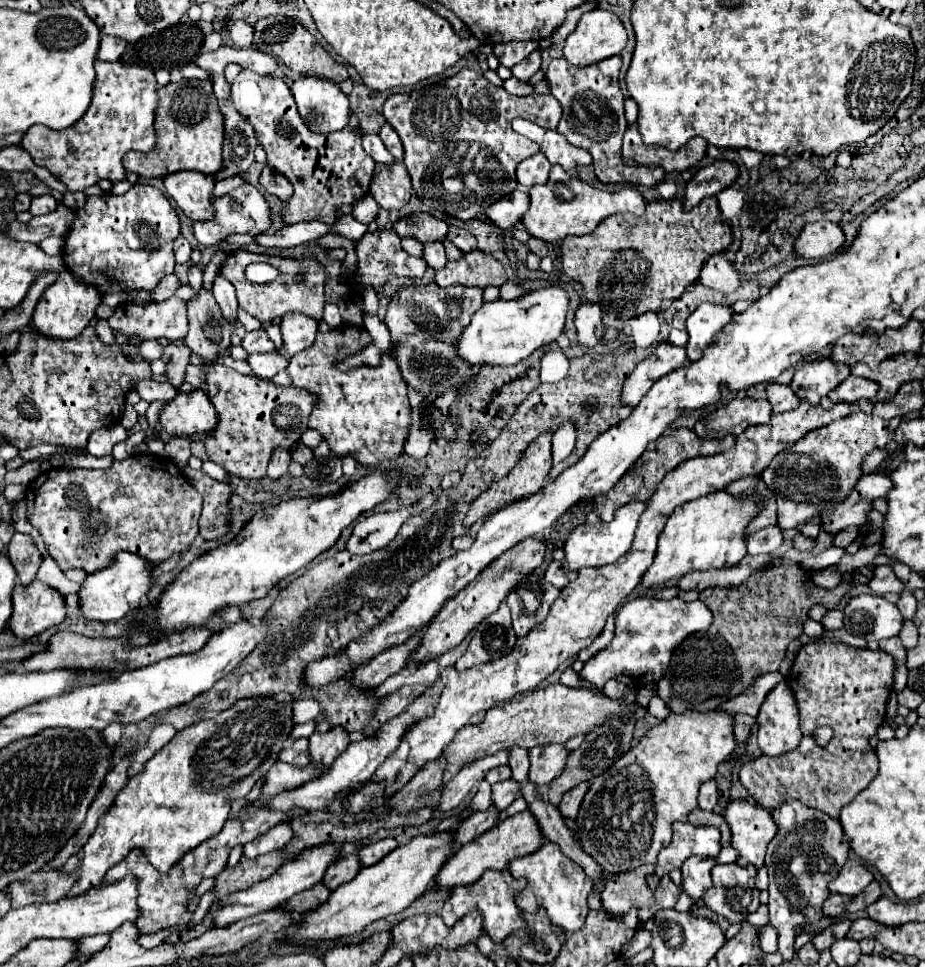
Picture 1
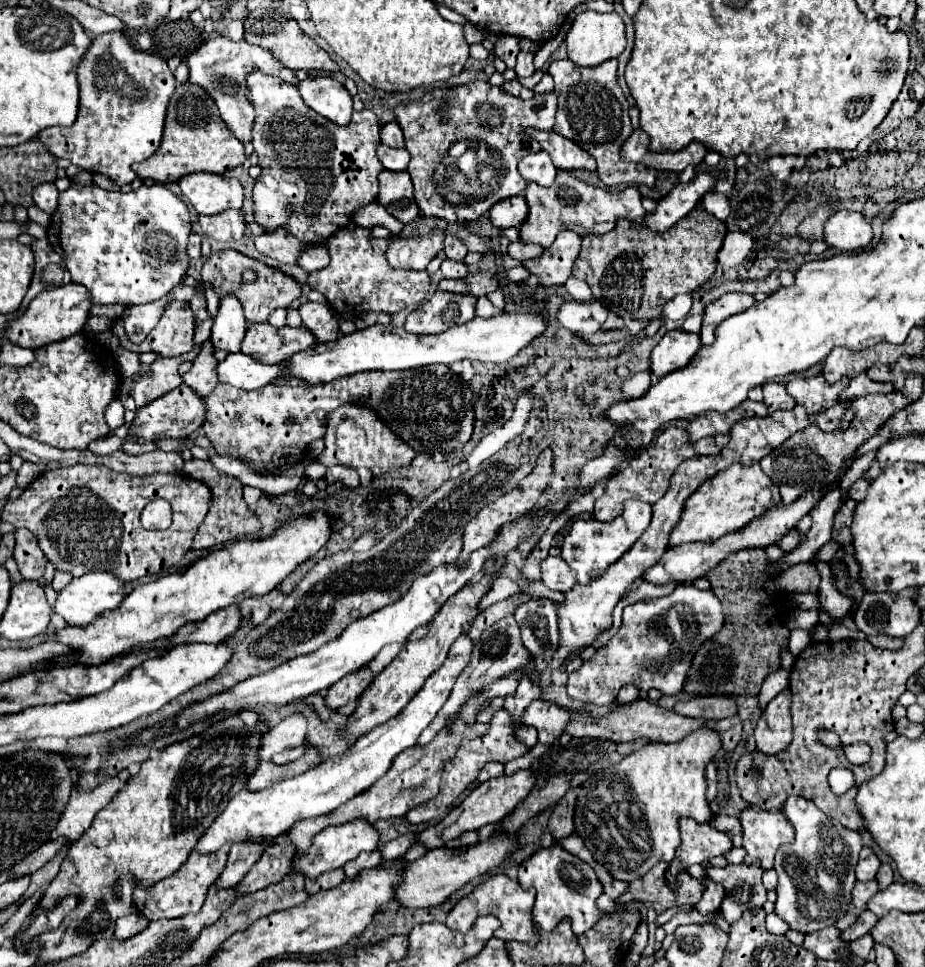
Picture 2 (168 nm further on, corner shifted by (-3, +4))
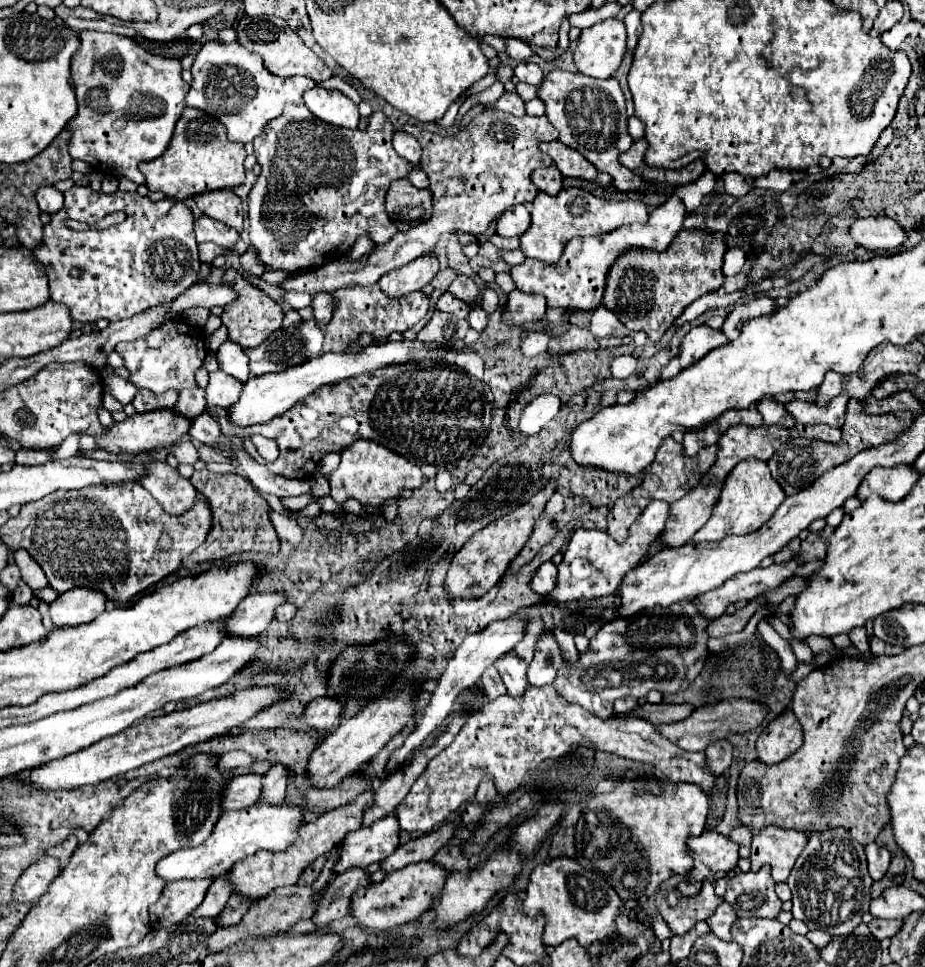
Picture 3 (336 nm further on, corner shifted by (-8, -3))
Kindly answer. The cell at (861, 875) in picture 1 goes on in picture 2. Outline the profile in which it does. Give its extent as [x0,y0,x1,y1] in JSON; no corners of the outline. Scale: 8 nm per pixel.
[856,848,880,882]

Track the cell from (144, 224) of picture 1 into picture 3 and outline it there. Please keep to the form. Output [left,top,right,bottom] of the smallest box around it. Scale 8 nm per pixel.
[33,187,199,323]

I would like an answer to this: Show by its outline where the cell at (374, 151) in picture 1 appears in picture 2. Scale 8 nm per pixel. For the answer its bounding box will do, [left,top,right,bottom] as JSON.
[378,144,410,172]

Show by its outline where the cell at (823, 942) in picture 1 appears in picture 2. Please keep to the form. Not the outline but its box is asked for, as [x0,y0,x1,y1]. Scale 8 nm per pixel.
[842,910,878,940]

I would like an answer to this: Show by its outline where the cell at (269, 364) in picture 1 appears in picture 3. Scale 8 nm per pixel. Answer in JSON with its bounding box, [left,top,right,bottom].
[207,369,243,407]

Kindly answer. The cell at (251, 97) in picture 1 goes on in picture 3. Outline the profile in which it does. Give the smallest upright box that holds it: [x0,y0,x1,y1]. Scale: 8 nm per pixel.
[249,105,411,269]

